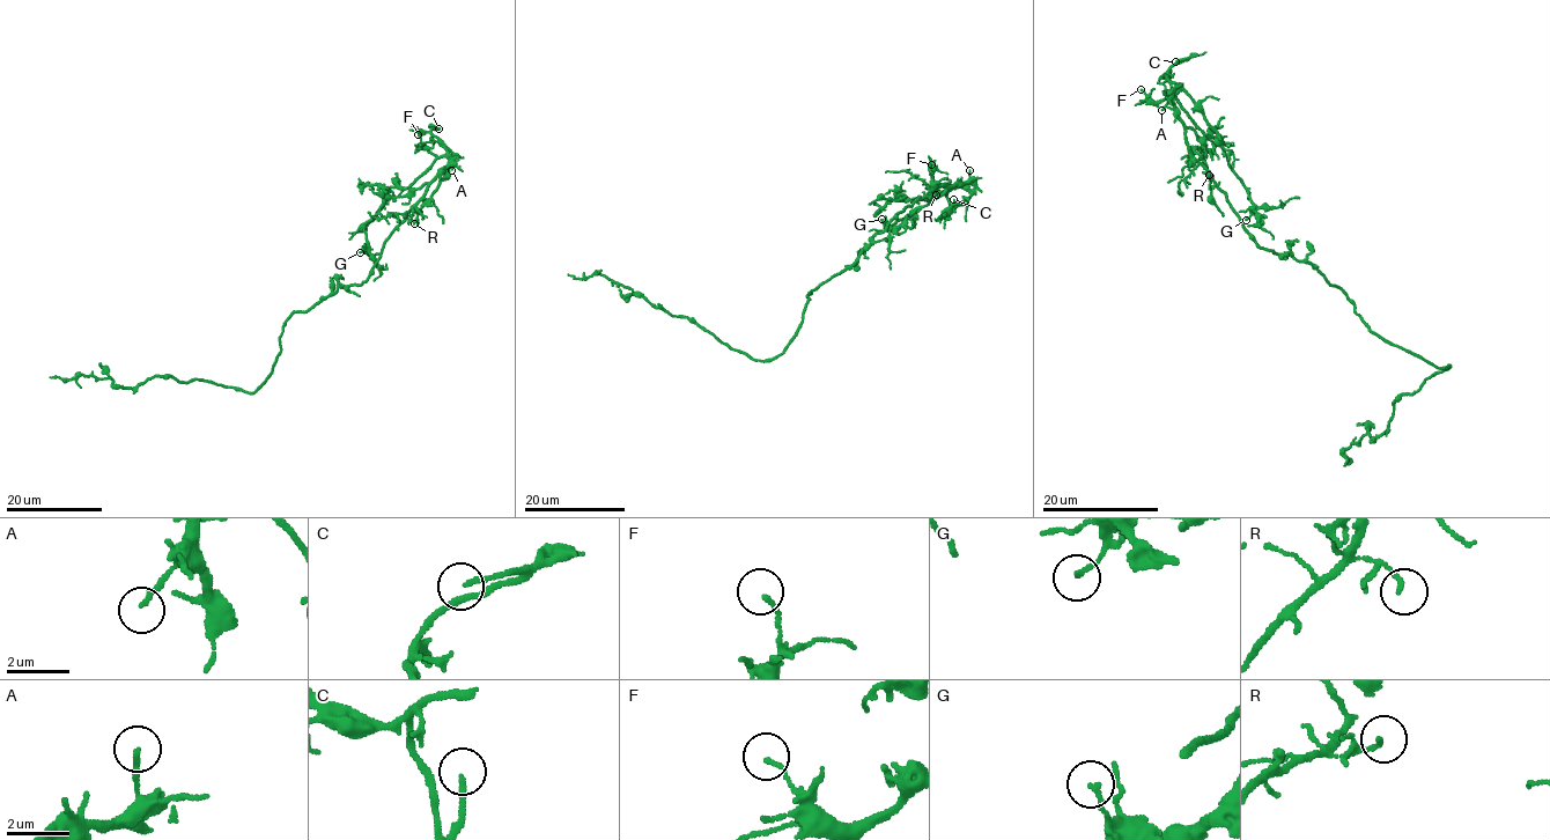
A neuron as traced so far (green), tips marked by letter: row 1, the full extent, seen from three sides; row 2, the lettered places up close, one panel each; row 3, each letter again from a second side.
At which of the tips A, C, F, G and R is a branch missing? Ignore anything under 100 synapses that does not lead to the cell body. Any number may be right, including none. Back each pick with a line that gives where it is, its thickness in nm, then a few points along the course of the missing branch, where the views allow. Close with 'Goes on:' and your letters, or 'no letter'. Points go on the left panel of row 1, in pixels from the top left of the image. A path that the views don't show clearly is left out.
C: Place: (438, 129). Thickness 160 nm. Course of what is missing: (438, 129), (435, 110), (400, 96), (384, 75)
Goes on: C

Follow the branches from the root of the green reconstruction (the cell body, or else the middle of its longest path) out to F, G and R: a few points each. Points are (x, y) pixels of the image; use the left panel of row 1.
F: (325, 297), (338, 287), (364, 281), (386, 238), (451, 159), (418, 150), (418, 134)
G: (325, 297), (364, 281), (386, 238), (451, 159), (437, 156), (407, 188), (390, 188), (366, 227), (360, 252)
R: (325, 297), (333, 294), (338, 287), (364, 281), (391, 234), (405, 219), (414, 223)

